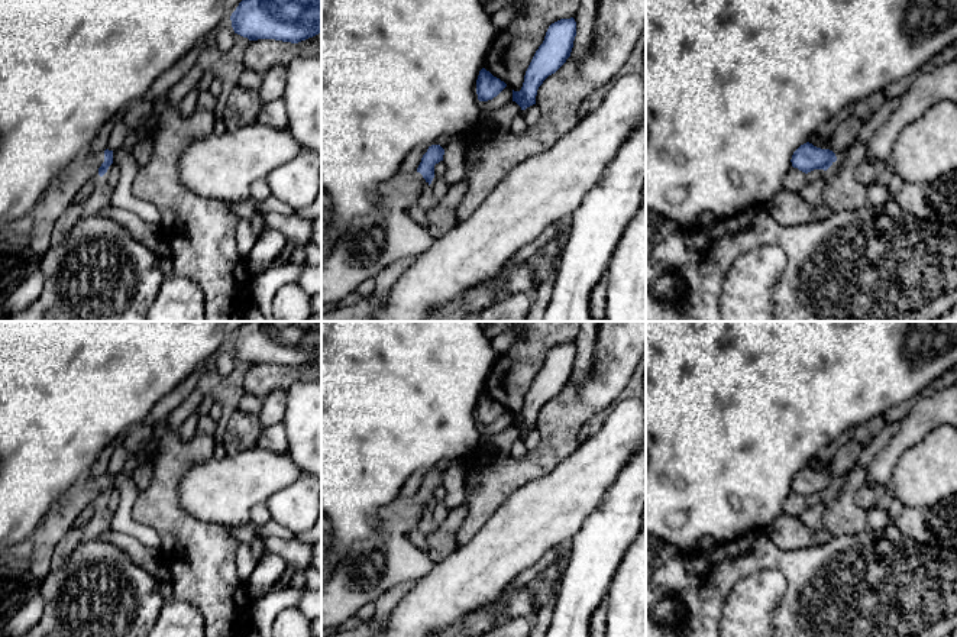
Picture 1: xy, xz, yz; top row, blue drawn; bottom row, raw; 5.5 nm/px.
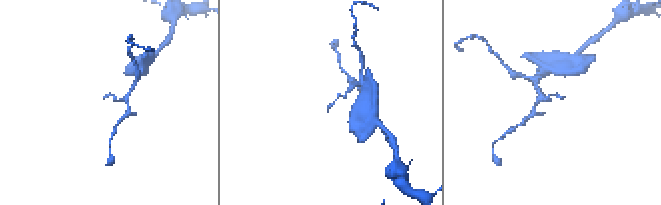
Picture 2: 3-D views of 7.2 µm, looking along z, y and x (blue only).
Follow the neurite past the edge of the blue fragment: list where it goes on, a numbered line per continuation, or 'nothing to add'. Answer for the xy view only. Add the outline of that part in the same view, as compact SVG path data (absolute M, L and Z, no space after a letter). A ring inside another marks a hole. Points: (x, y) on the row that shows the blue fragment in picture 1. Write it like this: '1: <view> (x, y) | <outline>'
1: xy (60, 194) | M83 151L55 181L48 187L45 195L36 203L32 219L32 230L23 242L32 249L36 259L42 259L51 246L51 235L56 220L71 207L81 187L91 178L101 178L98 168L104 162L104 151Z

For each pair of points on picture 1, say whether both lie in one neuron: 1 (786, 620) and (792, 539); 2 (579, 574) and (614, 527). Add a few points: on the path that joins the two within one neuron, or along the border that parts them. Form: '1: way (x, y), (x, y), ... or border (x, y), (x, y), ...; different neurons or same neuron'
1: border (763, 530), (782, 549), (805, 549), (824, 545); different neurons
2: way (591, 562), (604, 539); same neuron

